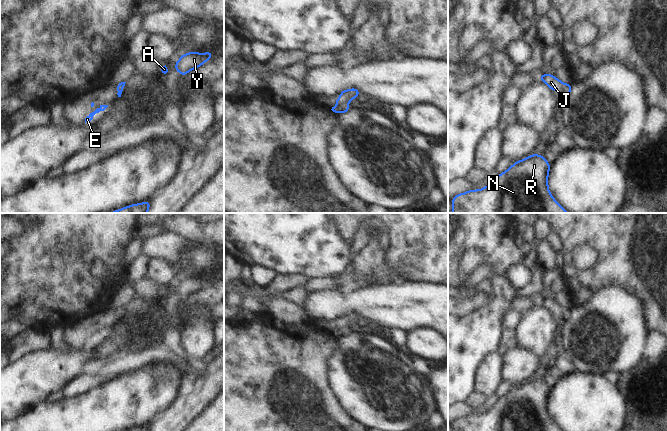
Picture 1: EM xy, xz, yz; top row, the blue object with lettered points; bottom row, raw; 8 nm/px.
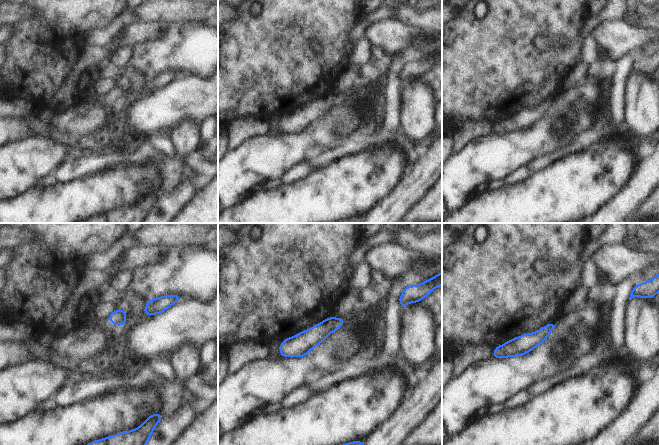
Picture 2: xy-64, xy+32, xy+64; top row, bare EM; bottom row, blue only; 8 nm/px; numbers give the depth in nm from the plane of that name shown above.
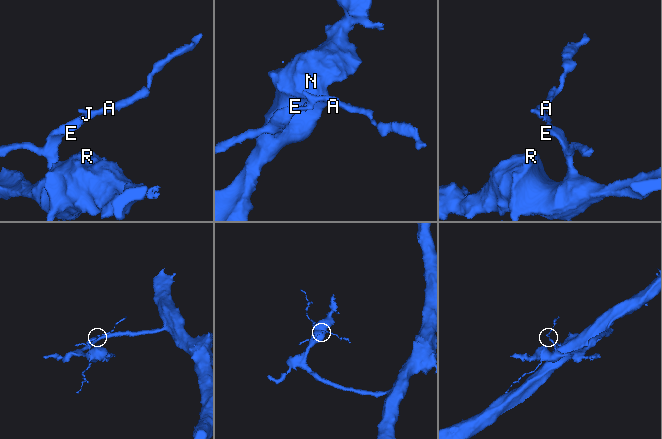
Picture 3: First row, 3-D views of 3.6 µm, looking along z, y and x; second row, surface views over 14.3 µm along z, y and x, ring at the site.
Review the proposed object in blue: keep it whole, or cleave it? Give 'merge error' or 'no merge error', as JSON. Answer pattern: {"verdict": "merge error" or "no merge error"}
{"verdict": "no merge error"}

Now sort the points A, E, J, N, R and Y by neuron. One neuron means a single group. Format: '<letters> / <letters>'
A E J N R Y

